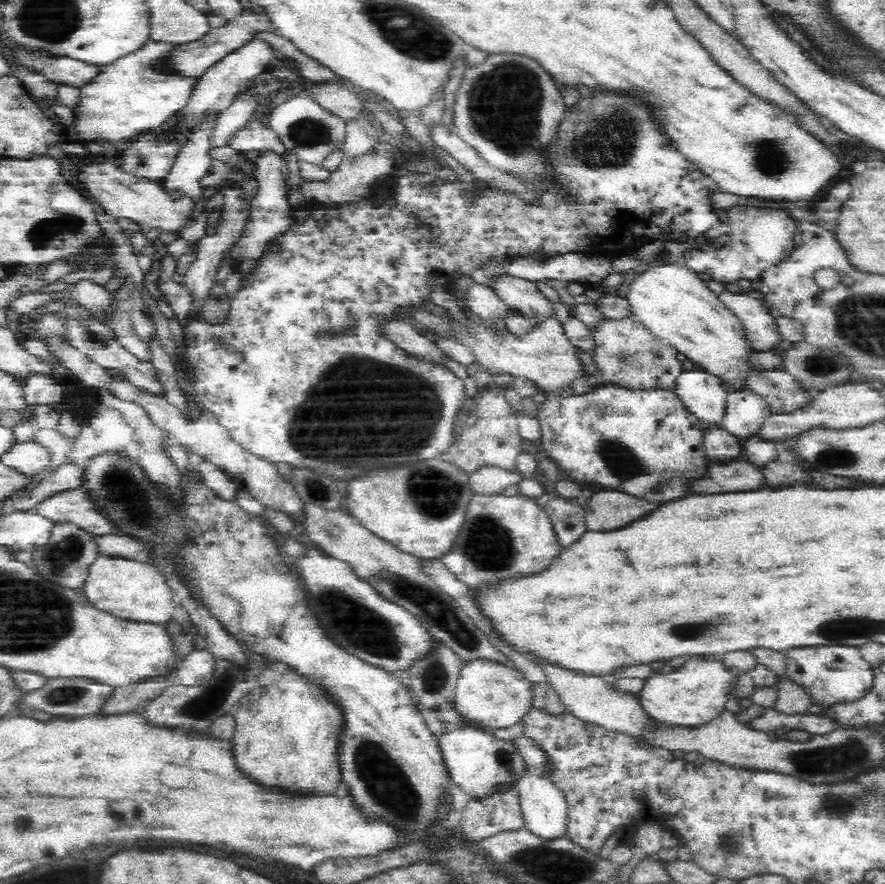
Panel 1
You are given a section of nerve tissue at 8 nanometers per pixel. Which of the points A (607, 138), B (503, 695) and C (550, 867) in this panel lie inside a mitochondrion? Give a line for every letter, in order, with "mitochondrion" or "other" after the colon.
A: mitochondrion
B: other
C: mitochondrion

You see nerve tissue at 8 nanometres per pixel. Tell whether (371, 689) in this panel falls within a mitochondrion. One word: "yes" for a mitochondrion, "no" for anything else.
no

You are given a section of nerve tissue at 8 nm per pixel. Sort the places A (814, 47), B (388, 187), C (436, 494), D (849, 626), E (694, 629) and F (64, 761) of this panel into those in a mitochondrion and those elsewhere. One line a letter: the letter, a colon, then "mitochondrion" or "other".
A: other
B: other
C: mitochondrion
D: mitochondrion
E: mitochondrion
F: other

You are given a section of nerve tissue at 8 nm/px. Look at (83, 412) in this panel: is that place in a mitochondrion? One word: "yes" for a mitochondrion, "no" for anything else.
no

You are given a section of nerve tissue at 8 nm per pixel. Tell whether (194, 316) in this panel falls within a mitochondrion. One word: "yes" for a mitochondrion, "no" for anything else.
no

